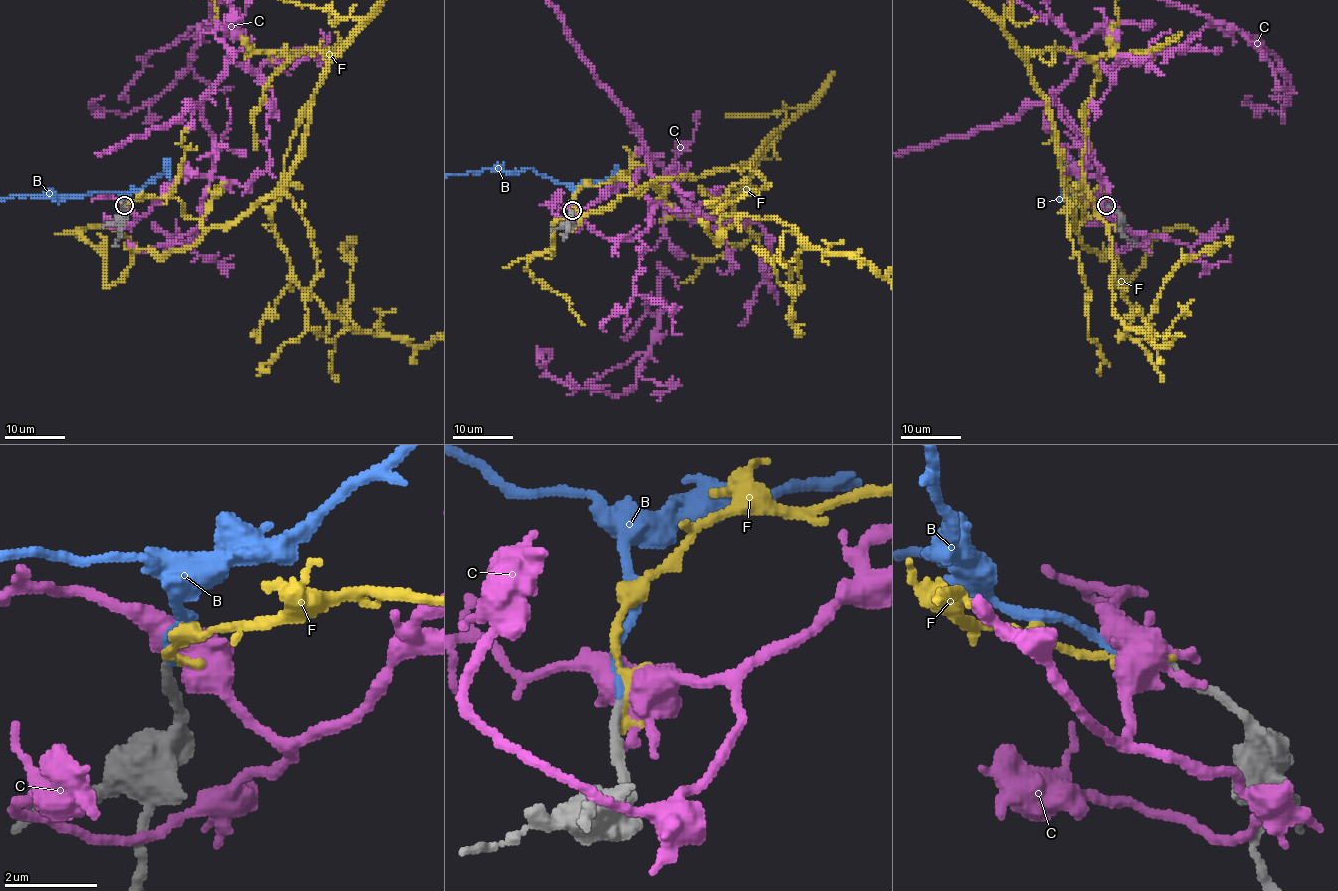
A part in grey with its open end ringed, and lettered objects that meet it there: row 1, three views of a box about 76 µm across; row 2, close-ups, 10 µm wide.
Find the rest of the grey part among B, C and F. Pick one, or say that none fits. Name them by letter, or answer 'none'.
B

